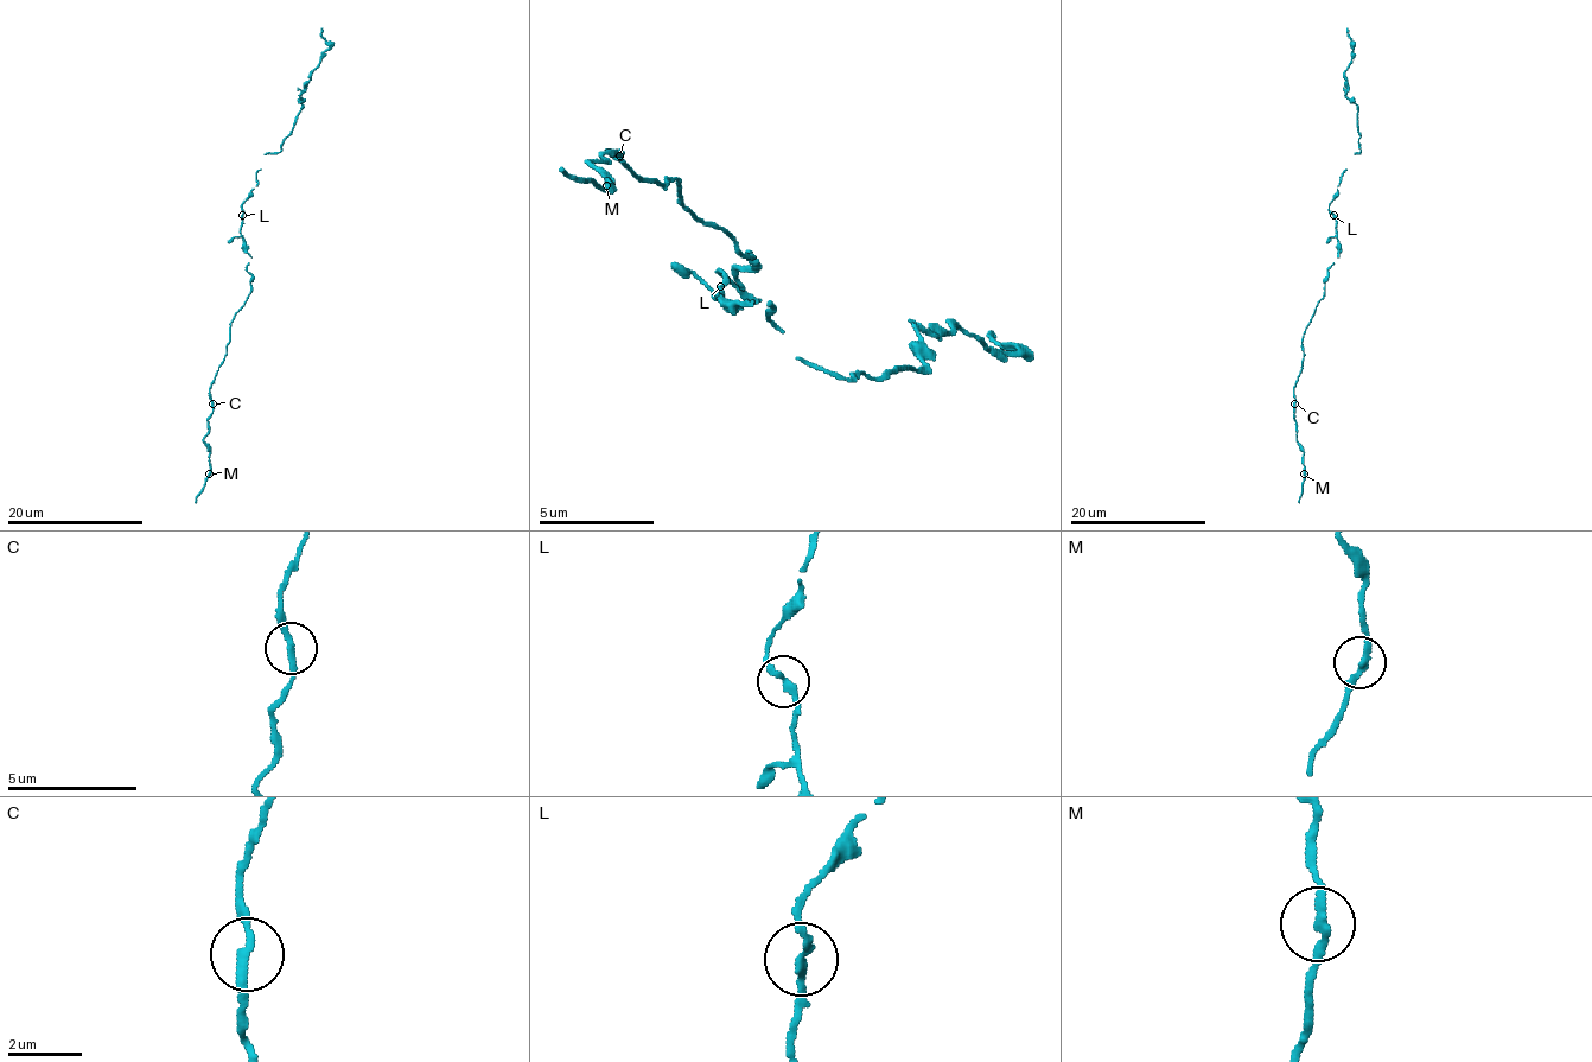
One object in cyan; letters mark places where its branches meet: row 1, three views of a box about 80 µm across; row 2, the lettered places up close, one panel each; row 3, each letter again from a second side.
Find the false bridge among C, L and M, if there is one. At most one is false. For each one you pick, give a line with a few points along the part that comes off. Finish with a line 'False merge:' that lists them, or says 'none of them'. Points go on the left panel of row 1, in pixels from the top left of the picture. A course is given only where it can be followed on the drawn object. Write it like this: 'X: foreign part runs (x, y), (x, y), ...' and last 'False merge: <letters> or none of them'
False merge: none of them

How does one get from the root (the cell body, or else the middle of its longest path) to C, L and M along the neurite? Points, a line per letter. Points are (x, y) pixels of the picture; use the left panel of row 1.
C: (249, 254), (250, 293), (230, 324), (227, 351), (210, 388), (211, 404)
L: (249, 254), (241, 234), (242, 215)
M: (249, 254), (250, 293), (230, 324), (227, 351), (210, 388), (211, 415), (203, 439), (210, 462), (209, 474)

